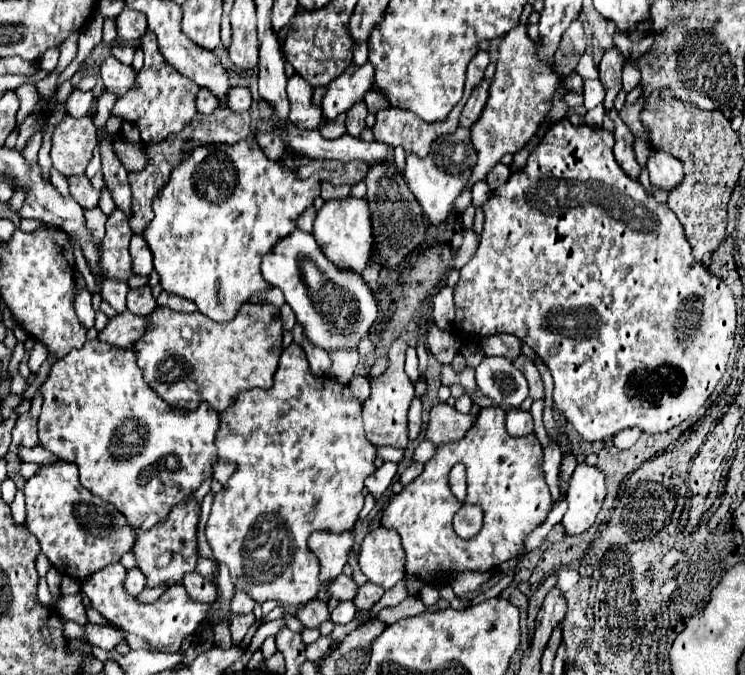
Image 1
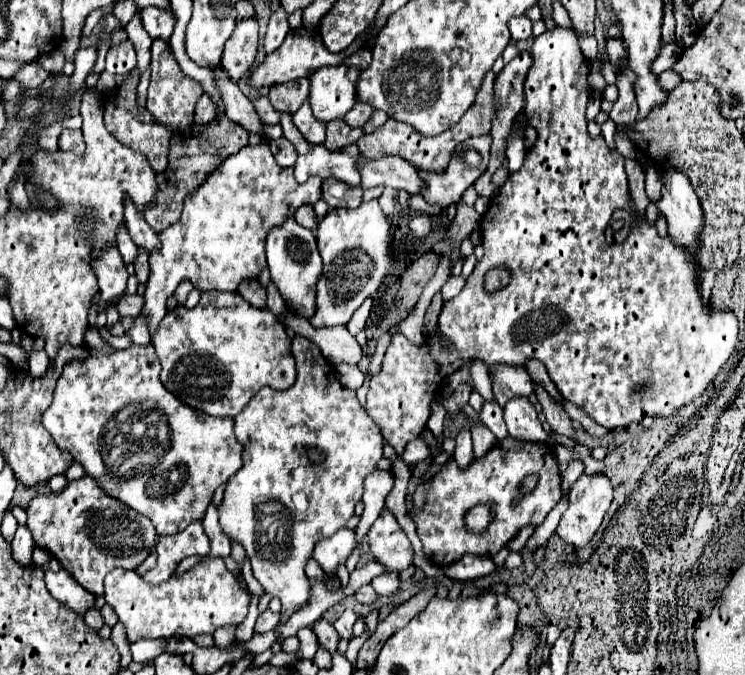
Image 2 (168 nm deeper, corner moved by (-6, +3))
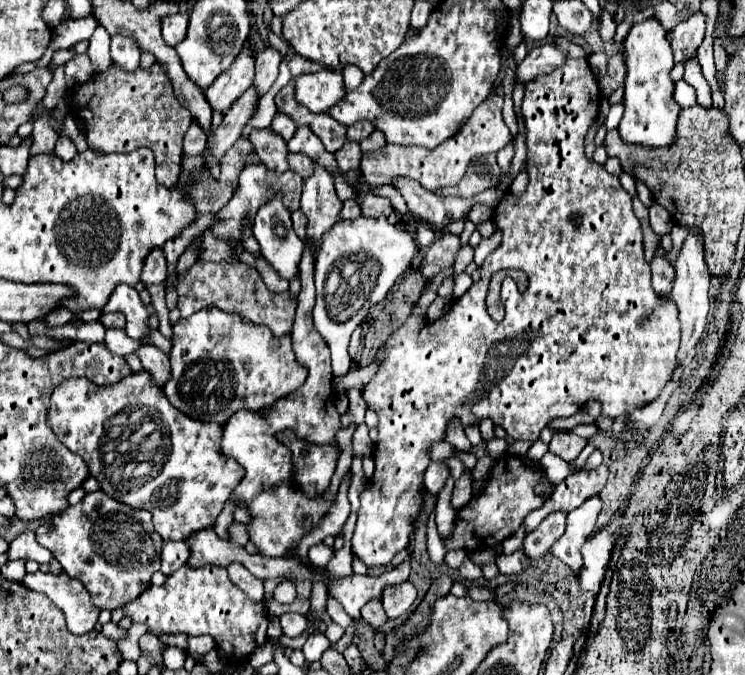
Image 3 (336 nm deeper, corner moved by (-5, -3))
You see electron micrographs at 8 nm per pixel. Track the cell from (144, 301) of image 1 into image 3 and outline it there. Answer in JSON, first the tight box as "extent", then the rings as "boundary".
{"extent":[101,313,125,329],"boundary":[[[109,313],[109,315],[103,315],[101,317],[101,323],[105,325],[105,327],[115,327],[115,329],[125,329],[125,315],[121,315],[121,313]]]}

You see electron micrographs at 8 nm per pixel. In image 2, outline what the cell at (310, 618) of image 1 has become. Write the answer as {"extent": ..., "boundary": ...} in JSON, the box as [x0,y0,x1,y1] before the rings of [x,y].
{"extent":[314,619,340,655],"boundary":[[[318,619],[318,621],[314,623],[314,633],[316,633],[316,637],[318,637],[320,647],[324,647],[330,655],[334,655],[336,649],[338,649],[340,637],[338,637],[336,629],[332,627],[332,623],[328,623],[326,619]]]}

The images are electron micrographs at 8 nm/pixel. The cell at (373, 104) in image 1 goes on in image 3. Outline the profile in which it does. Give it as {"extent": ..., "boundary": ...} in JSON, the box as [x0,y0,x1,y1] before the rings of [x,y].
{"extent":[359,129,385,151],"boundary":[[[377,129],[365,139],[365,141],[361,141],[359,143],[361,145],[361,149],[363,151],[373,151],[373,149],[377,149],[377,147],[383,147],[385,145],[385,135],[383,133],[379,133]]]}

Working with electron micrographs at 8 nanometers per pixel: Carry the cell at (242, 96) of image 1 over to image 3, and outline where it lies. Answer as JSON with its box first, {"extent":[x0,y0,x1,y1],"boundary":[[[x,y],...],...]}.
{"extent":[271,113,297,141],"boundary":[[[275,113],[273,121],[271,121],[271,131],[273,131],[273,133],[277,133],[279,137],[283,137],[285,141],[289,141],[289,139],[291,139],[291,135],[293,135],[295,127],[297,127],[297,125],[295,125],[287,115],[283,115],[283,113]]]}

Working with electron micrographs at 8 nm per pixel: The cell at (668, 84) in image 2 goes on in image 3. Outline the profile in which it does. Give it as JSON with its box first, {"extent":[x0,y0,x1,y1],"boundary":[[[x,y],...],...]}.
{"extent":[673,79,697,107],"boundary":[[[681,79],[681,81],[675,81],[673,99],[675,99],[681,107],[689,107],[693,101],[697,101],[697,95],[695,95],[695,89]]]}

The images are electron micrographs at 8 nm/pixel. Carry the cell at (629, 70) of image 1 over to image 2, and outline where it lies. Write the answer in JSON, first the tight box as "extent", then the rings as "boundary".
{"extent":[652,43,680,73],"boundary":[[[676,43],[664,45],[662,51],[660,51],[660,55],[658,55],[658,59],[656,59],[654,65],[652,65],[652,71],[654,71],[654,73],[656,73],[656,71],[662,73],[662,71],[670,69],[670,67],[678,61],[678,57],[680,57],[680,47],[678,47]]]}

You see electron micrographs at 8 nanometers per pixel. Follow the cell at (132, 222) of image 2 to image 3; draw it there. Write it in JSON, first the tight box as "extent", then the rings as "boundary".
{"extent":[141,249,167,285],"boundary":[[[153,249],[143,263],[143,271],[141,271],[141,281],[145,285],[151,283],[163,283],[167,279],[167,261],[161,249]]]}

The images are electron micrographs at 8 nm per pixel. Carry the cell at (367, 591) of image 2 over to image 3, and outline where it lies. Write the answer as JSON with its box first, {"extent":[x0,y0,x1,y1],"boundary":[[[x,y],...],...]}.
{"extent":[361,599,387,629],"boundary":[[[371,599],[365,603],[365,607],[361,609],[361,619],[365,619],[369,625],[373,625],[375,629],[379,629],[385,621],[387,621],[387,615],[383,611],[383,605],[379,599]]]}

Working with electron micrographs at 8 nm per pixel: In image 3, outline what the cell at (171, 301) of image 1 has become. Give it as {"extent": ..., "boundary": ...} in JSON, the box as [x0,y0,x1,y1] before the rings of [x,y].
{"extent":[177,261,297,335],"boundary":[[[241,261],[233,263],[233,267],[225,267],[225,263],[195,263],[183,277],[179,277],[177,291],[177,309],[181,311],[181,317],[189,317],[203,307],[217,305],[225,311],[237,311],[253,323],[265,323],[273,335],[289,333],[289,327],[293,325],[293,307],[297,307],[297,299],[293,299],[289,293],[271,293],[259,271]]]}

